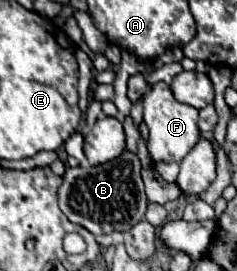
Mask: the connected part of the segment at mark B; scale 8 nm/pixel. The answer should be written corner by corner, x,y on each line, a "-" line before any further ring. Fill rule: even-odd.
123,152
119,158
101,164
101,166
93,166
93,168
67,168
65,176
63,176
63,184
59,188
59,208
61,212
75,224
85,226
89,232
93,234
109,234
109,232
127,232
129,228
133,228
137,222
143,220
145,216
145,208
147,208
147,196
145,196
145,186
141,180
141,162
137,158
137,154
131,152

